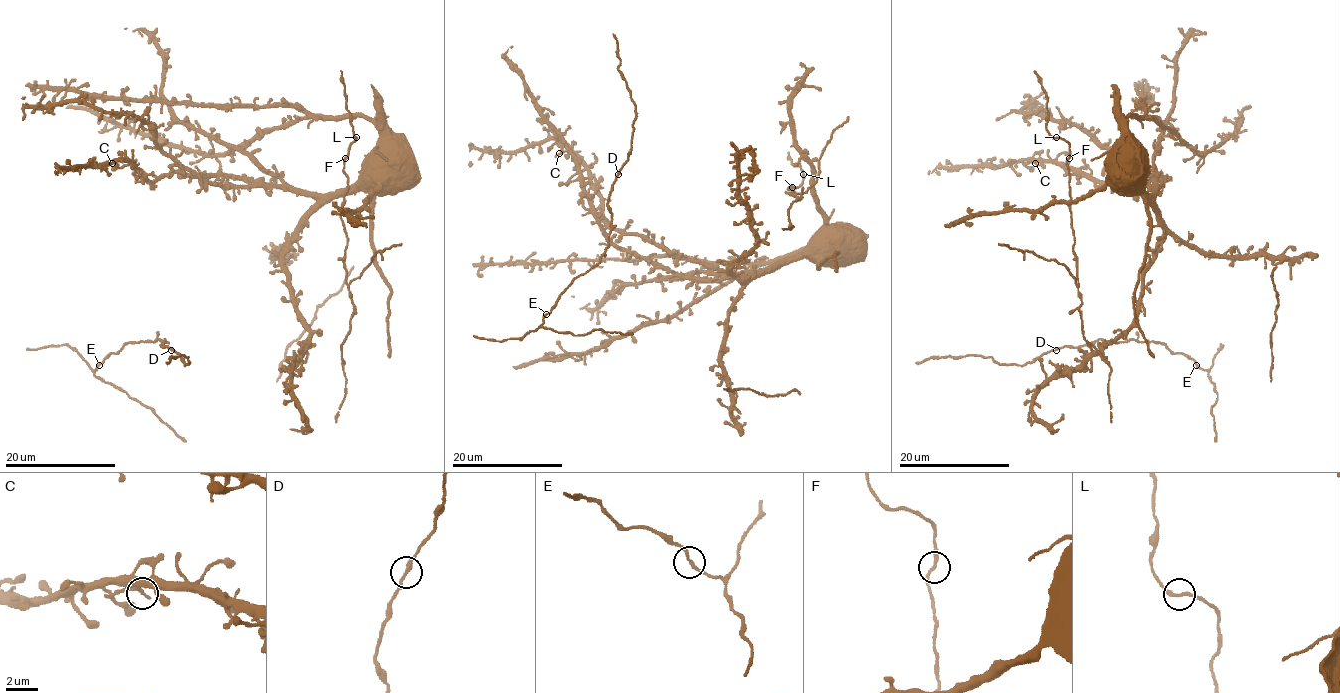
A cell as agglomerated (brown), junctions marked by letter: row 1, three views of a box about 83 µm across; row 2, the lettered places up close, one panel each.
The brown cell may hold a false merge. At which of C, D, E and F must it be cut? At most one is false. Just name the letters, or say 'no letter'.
no letter

